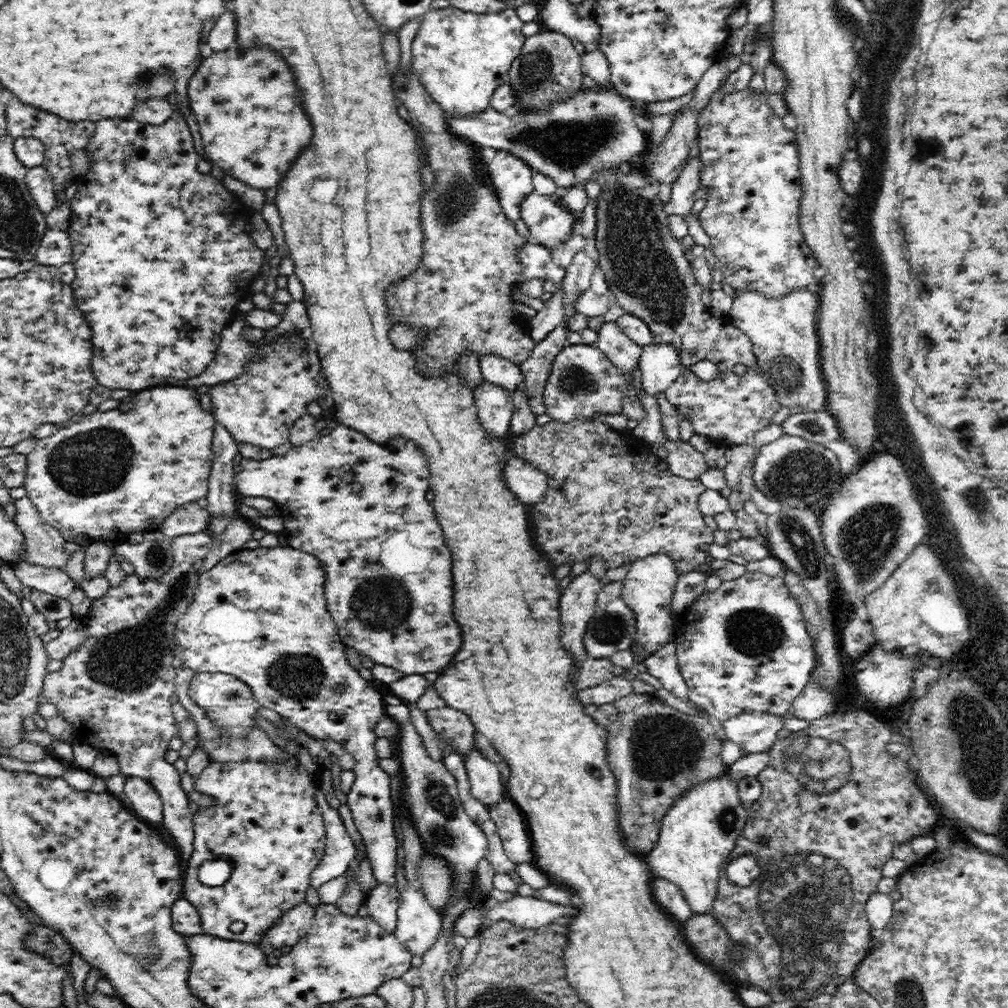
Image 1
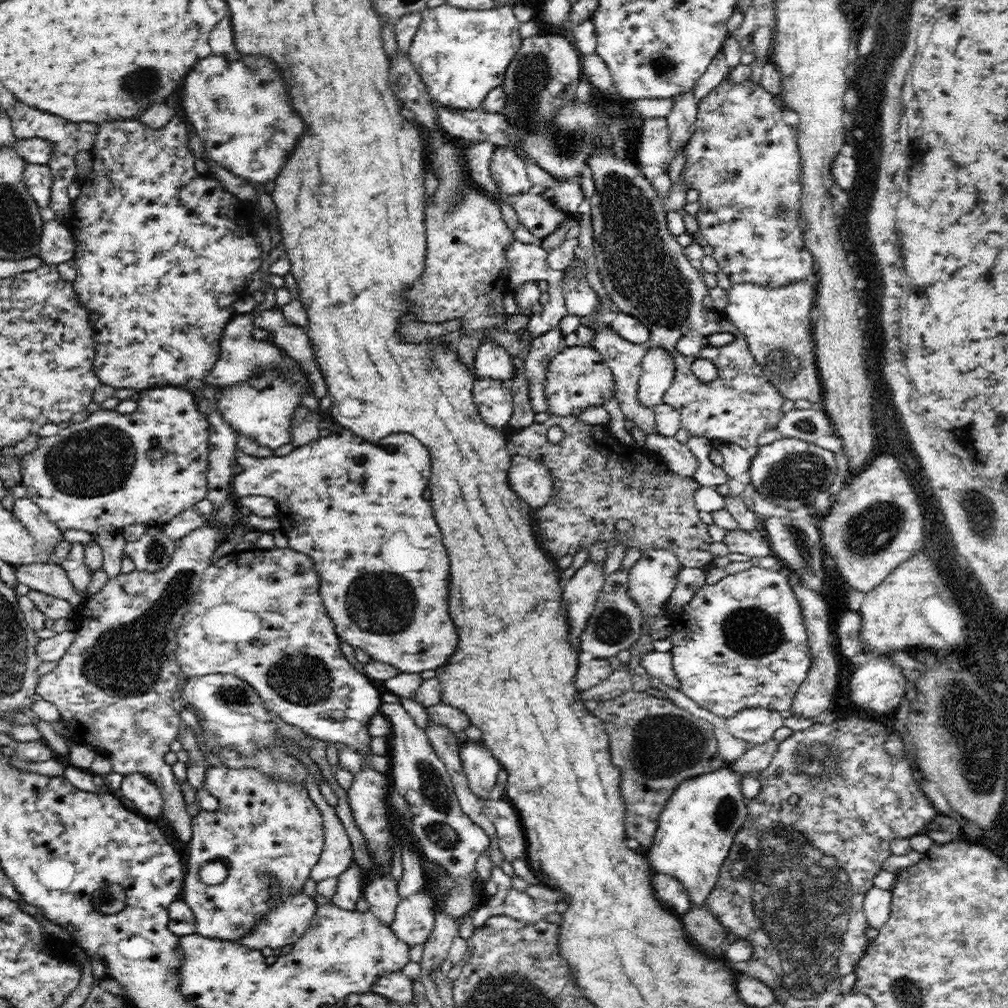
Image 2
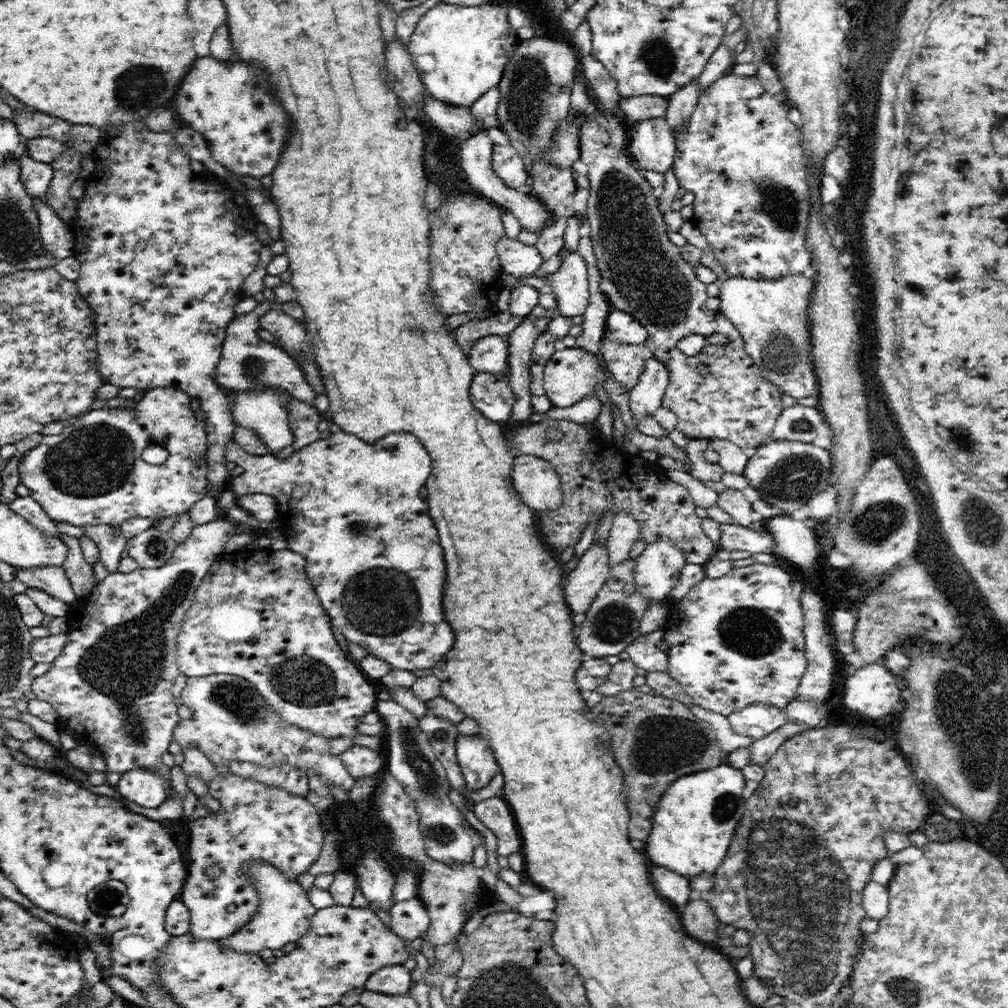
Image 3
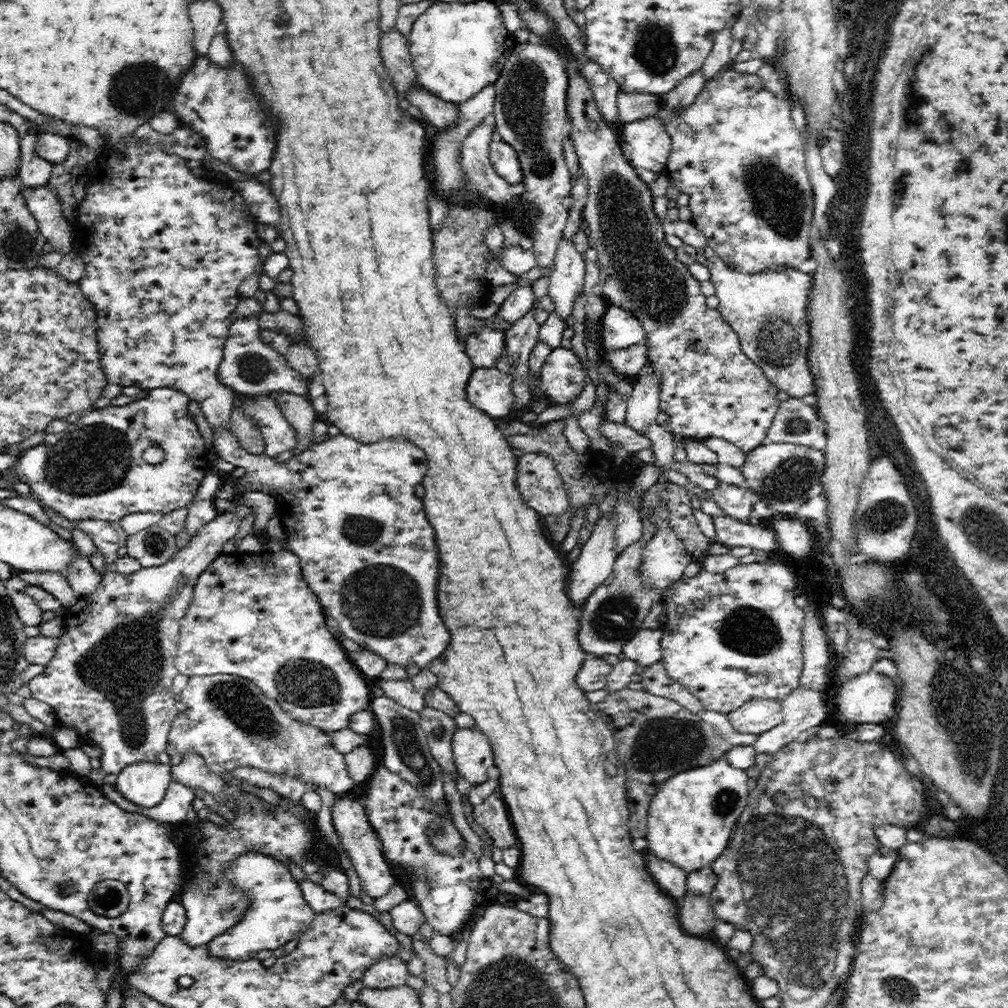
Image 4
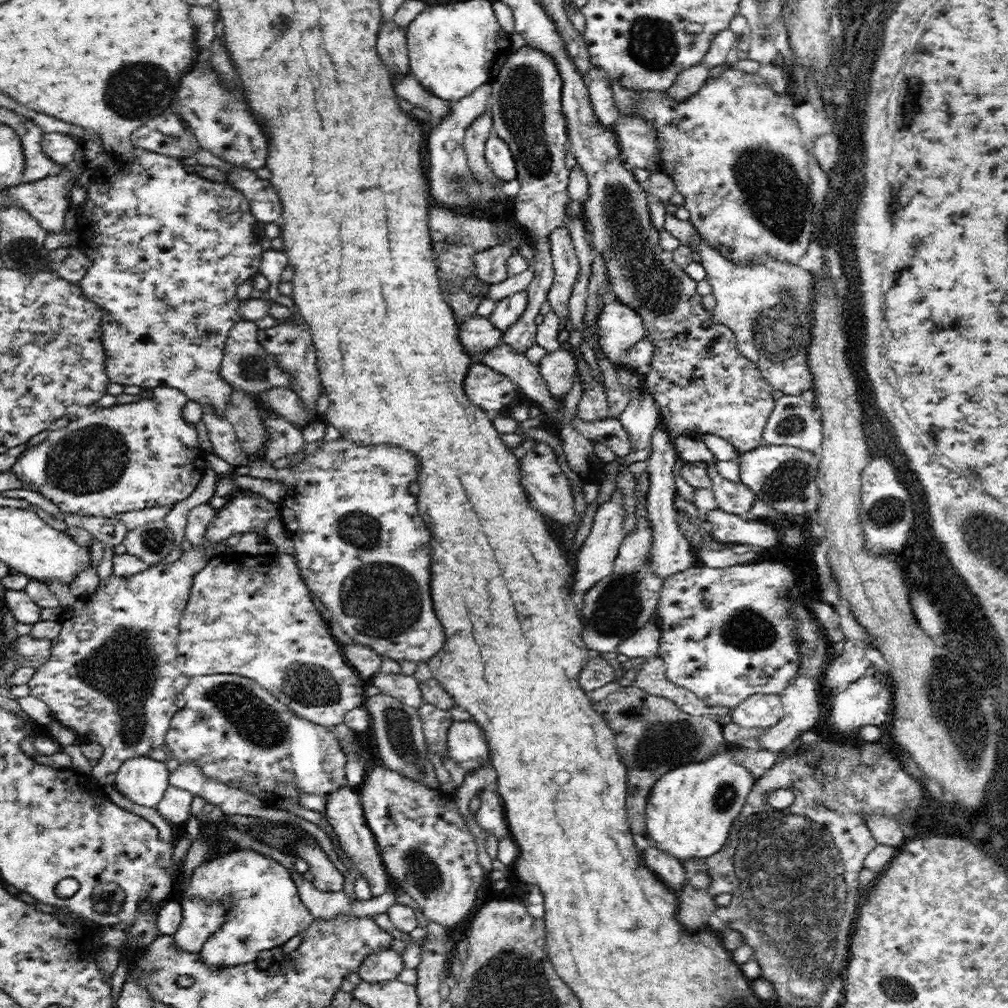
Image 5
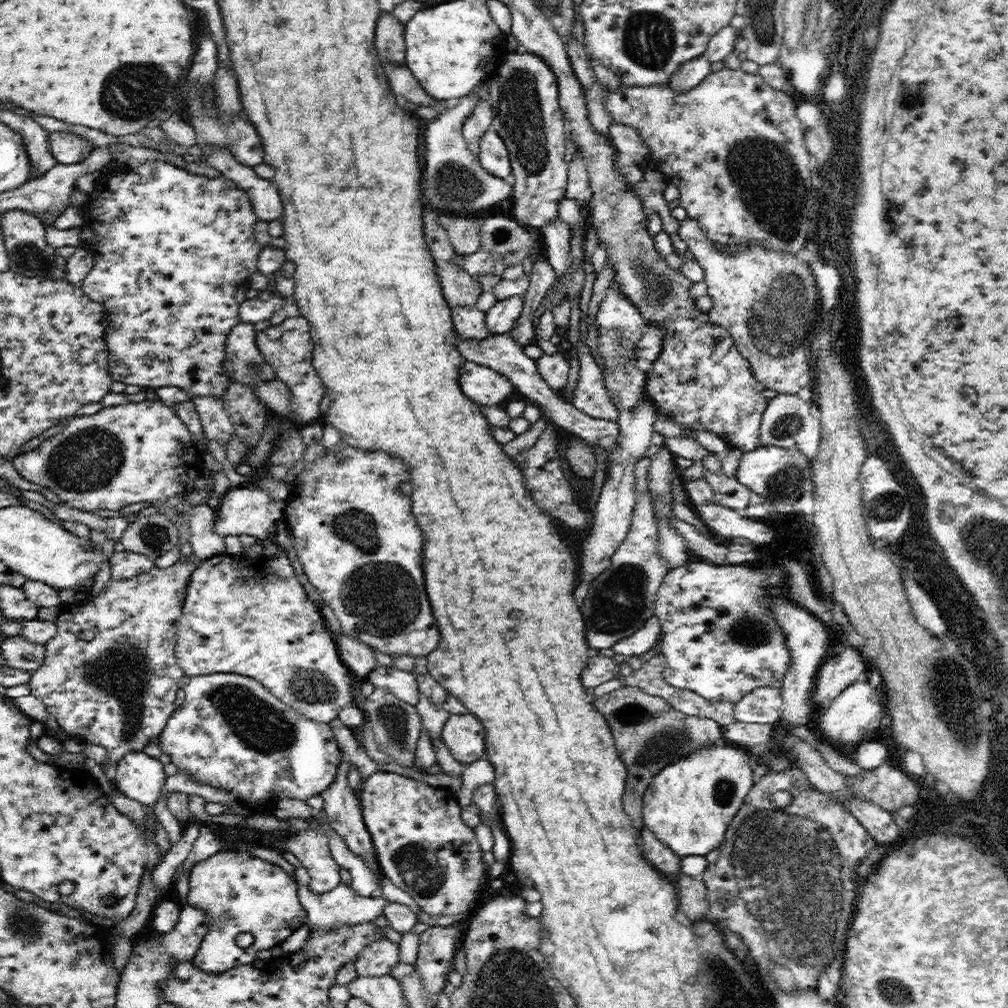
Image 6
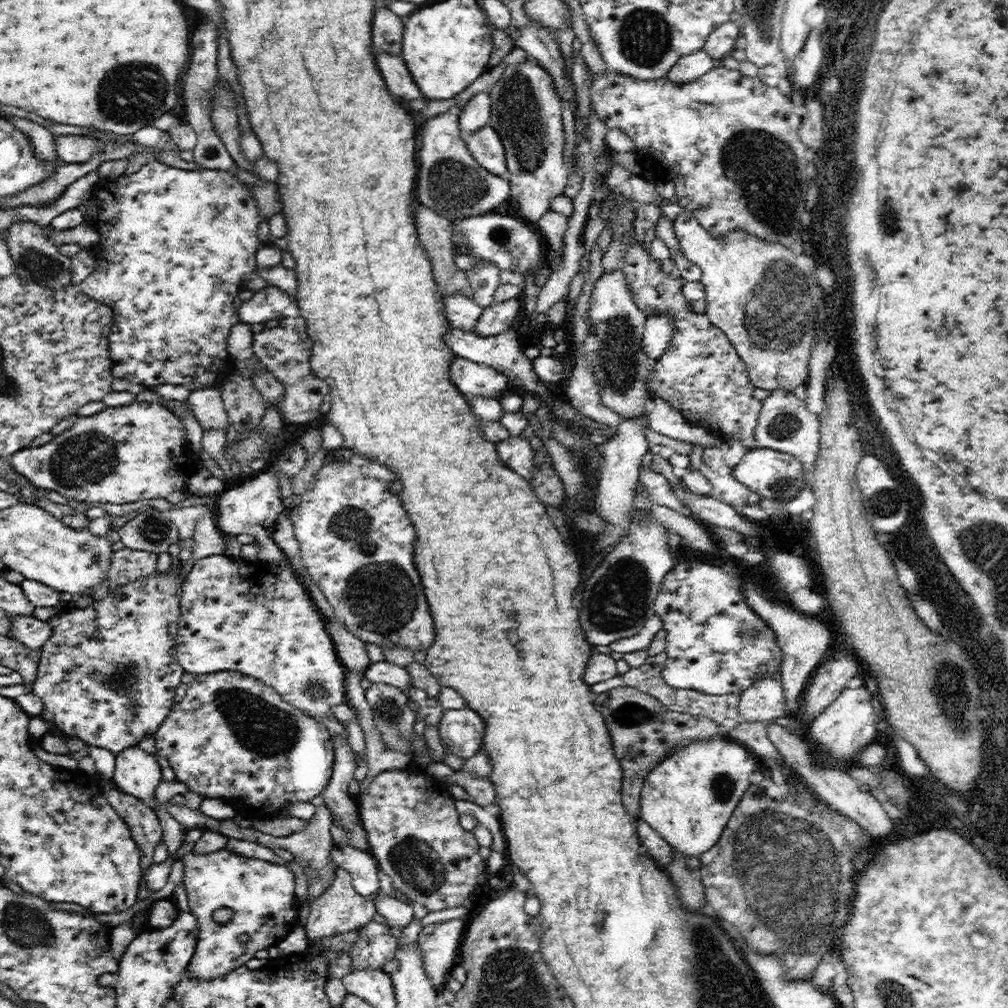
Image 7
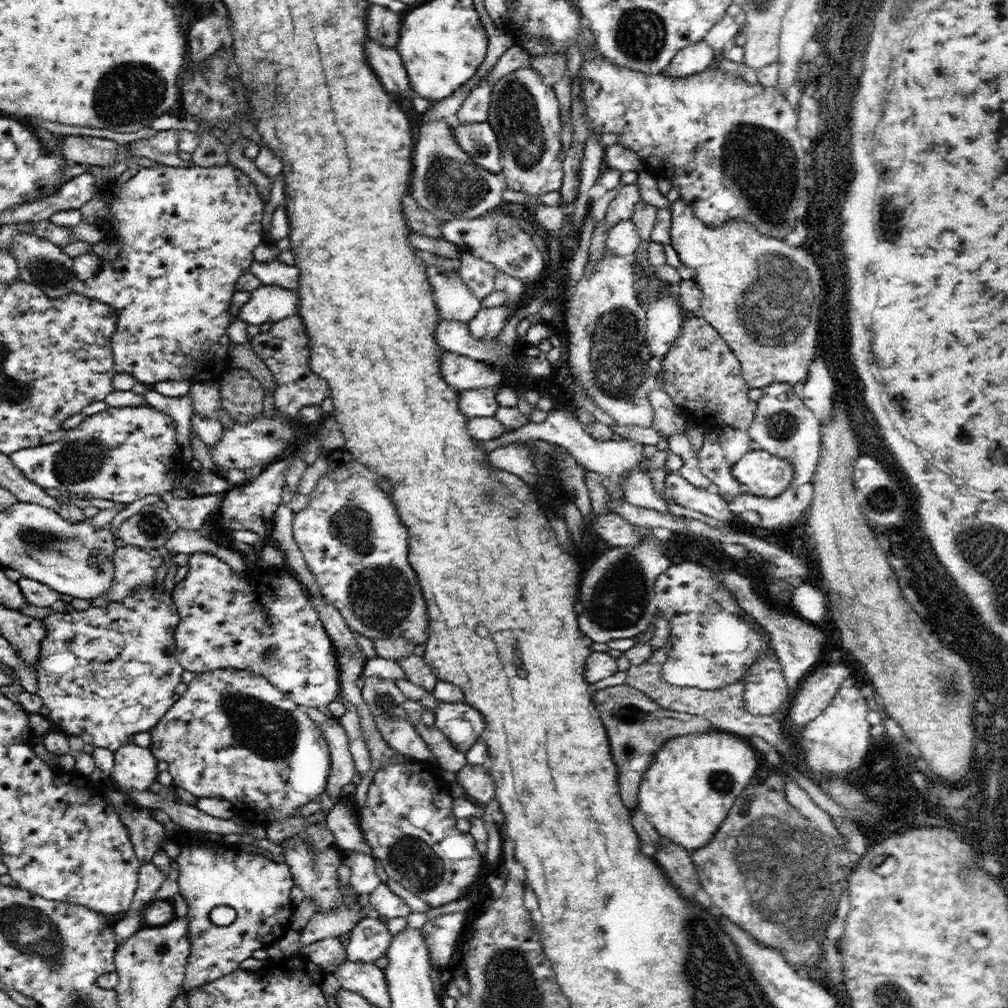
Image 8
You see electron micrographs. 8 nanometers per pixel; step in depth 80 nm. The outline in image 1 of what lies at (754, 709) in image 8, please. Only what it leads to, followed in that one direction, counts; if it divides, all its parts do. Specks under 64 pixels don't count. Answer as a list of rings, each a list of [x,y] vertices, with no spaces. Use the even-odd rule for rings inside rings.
[[[744,713],[737,717],[729,718],[723,723],[727,740],[740,749],[741,756],[749,754],[768,754],[773,744],[778,740],[778,732],[784,728],[780,717],[764,713]]]

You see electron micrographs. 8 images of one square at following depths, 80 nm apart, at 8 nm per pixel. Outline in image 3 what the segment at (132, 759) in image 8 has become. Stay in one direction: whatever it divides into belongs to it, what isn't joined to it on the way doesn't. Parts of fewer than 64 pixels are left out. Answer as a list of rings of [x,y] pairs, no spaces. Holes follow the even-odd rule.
[[[144,769],[124,773],[114,788],[123,798],[133,800],[142,808],[158,808],[166,802],[162,779],[156,773],[146,772]]]

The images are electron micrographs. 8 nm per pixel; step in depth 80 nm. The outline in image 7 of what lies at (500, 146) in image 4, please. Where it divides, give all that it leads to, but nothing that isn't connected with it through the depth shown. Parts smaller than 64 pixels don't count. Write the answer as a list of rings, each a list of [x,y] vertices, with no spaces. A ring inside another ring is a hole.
[[[488,123],[480,132],[467,140],[470,152],[476,162],[488,172],[502,176],[508,171],[507,154],[497,130]]]

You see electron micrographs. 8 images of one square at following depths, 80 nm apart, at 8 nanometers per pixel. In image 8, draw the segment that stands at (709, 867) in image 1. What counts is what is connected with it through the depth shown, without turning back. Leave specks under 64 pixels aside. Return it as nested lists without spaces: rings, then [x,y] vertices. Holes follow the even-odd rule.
[[[712,730],[708,734],[690,735],[669,742],[661,750],[658,760],[653,762],[642,779],[639,790],[638,810],[646,820],[658,831],[658,834],[675,845],[695,853],[706,848],[715,839],[718,829],[740,793],[750,785],[750,778],[762,772],[758,770],[758,762],[762,760],[758,752],[741,736],[726,731]]]

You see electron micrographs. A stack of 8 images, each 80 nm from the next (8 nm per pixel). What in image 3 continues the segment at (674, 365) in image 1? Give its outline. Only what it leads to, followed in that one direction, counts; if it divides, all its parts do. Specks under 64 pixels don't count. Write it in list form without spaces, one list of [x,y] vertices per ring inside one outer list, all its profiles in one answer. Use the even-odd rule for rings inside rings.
[[[646,354],[643,372],[632,391],[631,411],[636,417],[652,415],[660,406],[669,385],[670,367],[657,355]]]

